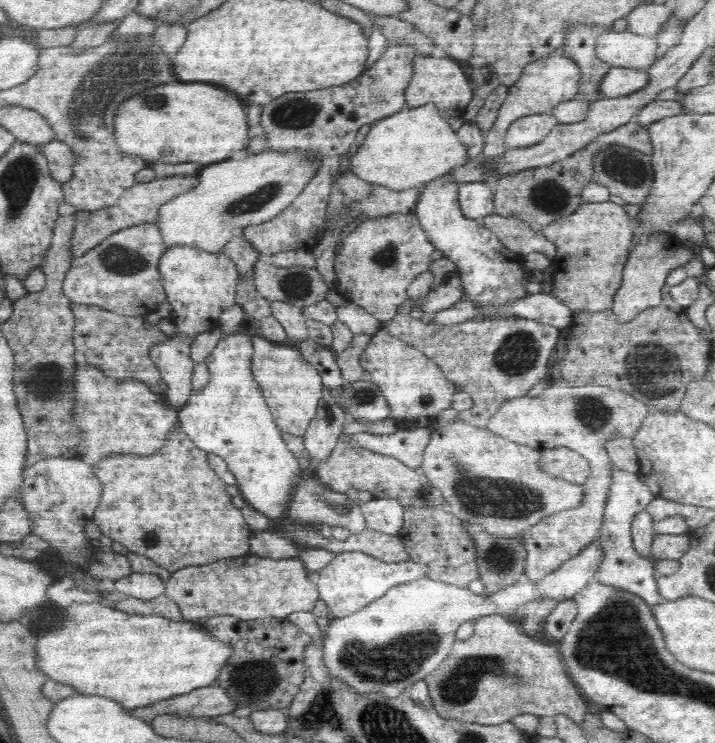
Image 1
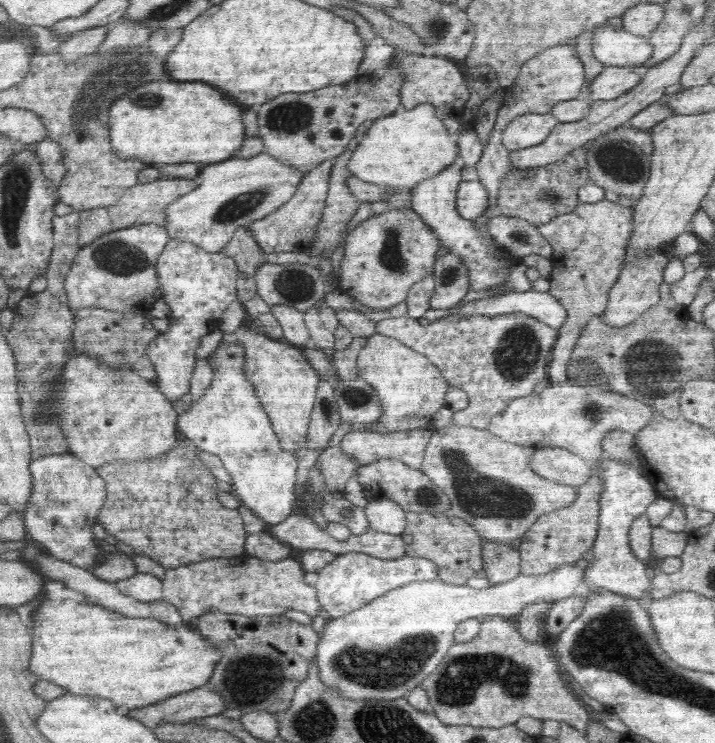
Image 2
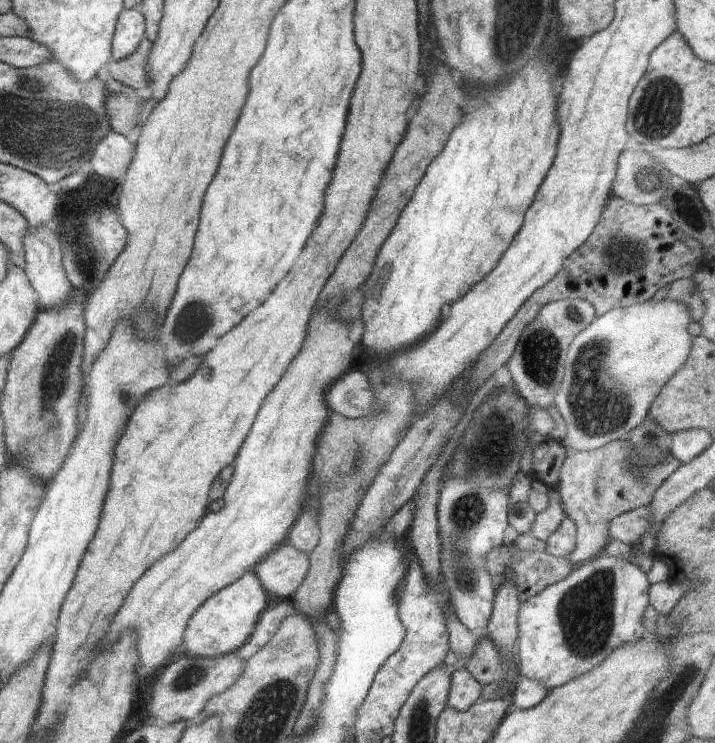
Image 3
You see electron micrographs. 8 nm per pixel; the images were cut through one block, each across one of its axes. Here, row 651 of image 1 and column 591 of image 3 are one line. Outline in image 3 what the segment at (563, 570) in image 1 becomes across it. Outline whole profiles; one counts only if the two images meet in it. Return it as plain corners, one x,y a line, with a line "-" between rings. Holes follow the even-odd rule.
665,297
658,302
646,300
626,308
611,308
574,337
565,360
564,376
556,394
555,406
566,423
566,436
560,441
565,449
594,451
614,440
623,440
626,434
645,421
652,398
686,362
692,346
688,334
690,320
689,305

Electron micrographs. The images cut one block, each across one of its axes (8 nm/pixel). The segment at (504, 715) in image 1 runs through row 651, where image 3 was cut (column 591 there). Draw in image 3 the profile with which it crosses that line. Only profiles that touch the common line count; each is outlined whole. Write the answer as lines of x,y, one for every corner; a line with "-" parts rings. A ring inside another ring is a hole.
614,440
590,452
578,452
572,448
565,451
563,464
556,474
558,477
556,483
562,508
576,525
576,546
572,554
566,556
566,560
570,560
571,567
588,562
604,552
605,546
609,543
610,522
625,512
649,505
660,484
681,465
668,452
658,466
642,468
632,474
626,468
626,460
634,456
634,450
624,440

